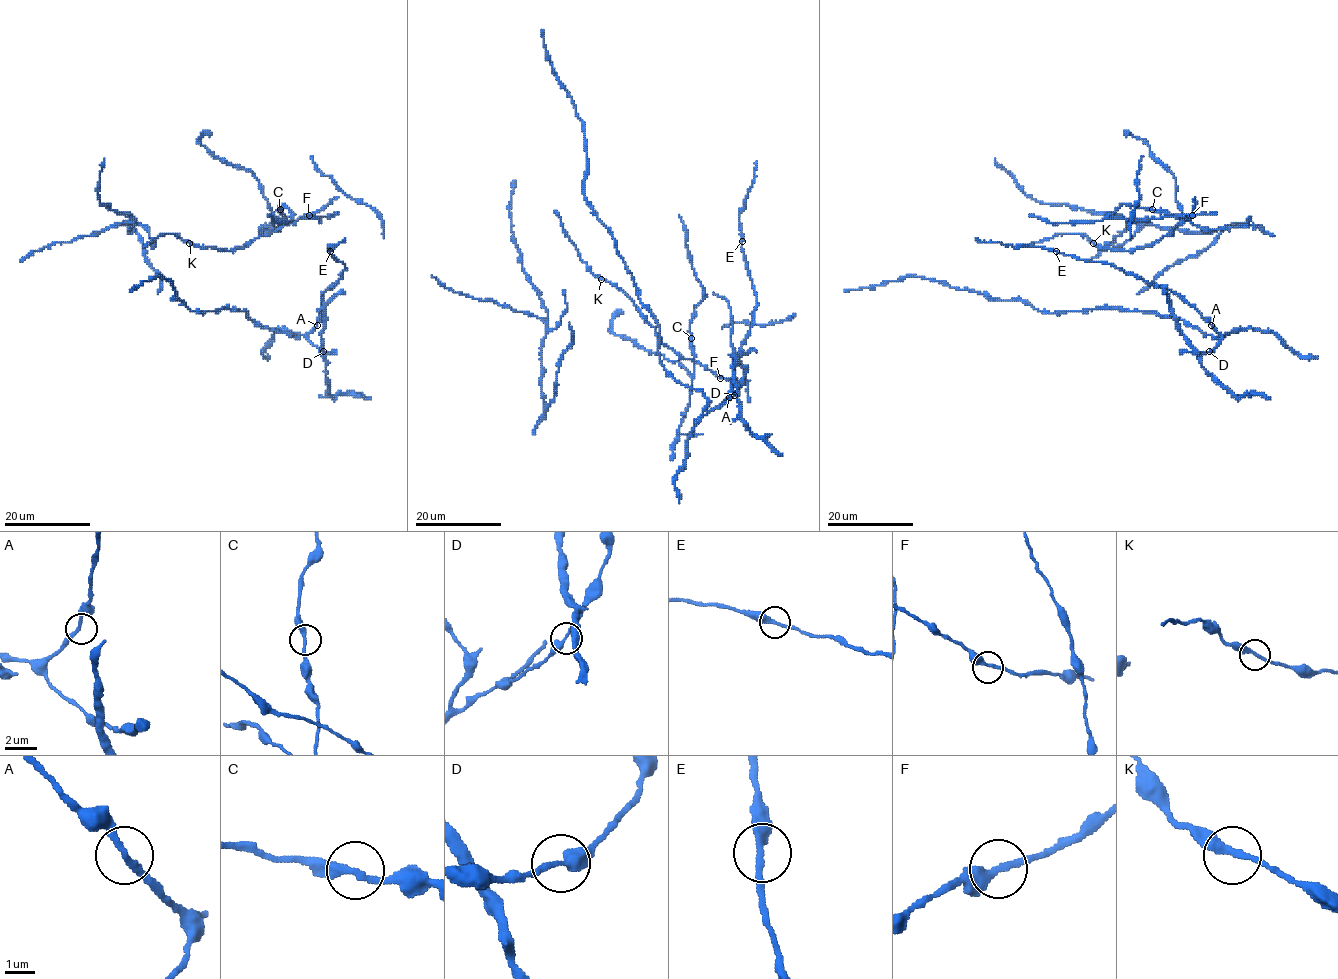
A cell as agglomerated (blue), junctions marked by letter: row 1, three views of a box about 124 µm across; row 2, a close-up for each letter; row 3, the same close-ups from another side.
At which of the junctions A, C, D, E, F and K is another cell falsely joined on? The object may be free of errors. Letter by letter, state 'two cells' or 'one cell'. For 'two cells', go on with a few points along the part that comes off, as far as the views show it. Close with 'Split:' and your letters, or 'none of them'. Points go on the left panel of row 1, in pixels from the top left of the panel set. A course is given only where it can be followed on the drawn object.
A: one cell
C: one cell
D: one cell
E: one cell
F: one cell
K: one cell
Split: none of them

